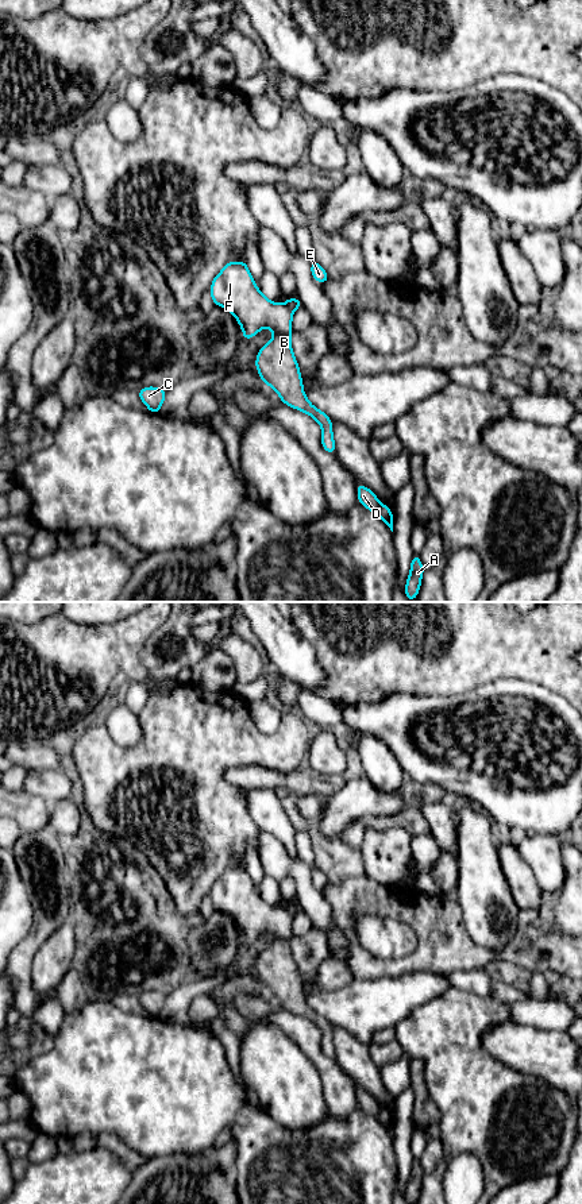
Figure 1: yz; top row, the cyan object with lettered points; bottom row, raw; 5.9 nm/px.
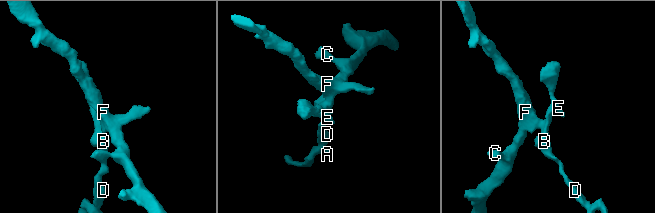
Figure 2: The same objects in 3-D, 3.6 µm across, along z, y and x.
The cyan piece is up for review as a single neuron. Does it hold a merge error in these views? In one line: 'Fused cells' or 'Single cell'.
Fused cells

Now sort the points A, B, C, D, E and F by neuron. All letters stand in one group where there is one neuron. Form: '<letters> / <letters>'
A B D E / C F

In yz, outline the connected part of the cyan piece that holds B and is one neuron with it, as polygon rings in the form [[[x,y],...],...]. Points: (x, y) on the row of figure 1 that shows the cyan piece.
[[[274,332],[271,340],[259,350],[255,367],[261,381],[271,386],[284,404],[309,414],[321,425],[323,448],[325,452],[335,455],[334,422],[305,397],[300,368],[292,351],[290,336]]]

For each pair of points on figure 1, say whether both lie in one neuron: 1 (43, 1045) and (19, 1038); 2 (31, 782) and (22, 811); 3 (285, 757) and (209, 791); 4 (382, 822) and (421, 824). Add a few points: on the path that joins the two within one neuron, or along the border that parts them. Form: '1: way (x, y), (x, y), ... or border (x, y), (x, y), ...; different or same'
1: way (38, 1041), (24, 1040); same
2: way (31, 788), (31, 802), (29, 805); same
3: way (262, 755), (231, 755), (218, 768); same
4: way (392, 821), (412, 817); same

